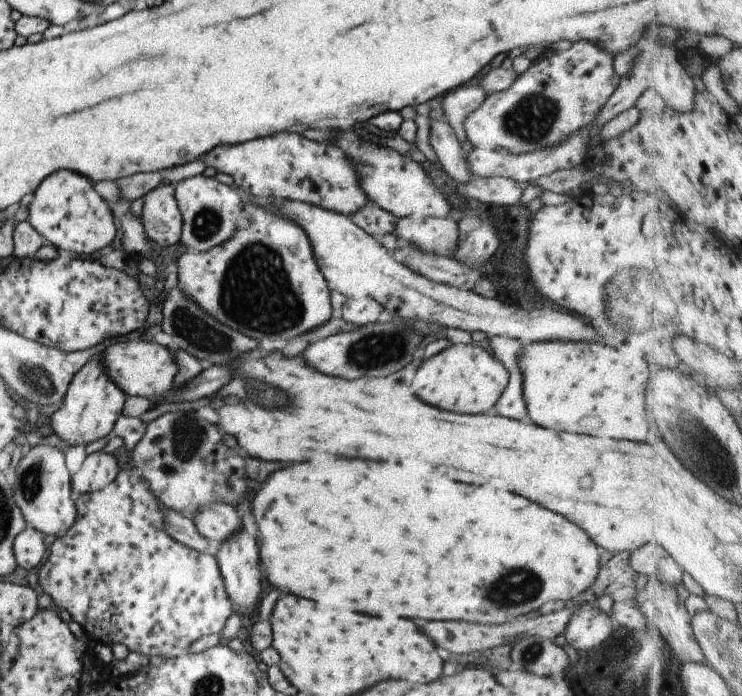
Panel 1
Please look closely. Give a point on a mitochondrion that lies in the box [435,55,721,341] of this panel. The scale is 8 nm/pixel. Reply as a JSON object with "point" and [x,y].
{"point":[531,119]}

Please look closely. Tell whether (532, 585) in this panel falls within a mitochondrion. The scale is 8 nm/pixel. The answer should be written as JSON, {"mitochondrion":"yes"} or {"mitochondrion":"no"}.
{"mitochondrion":"yes"}

